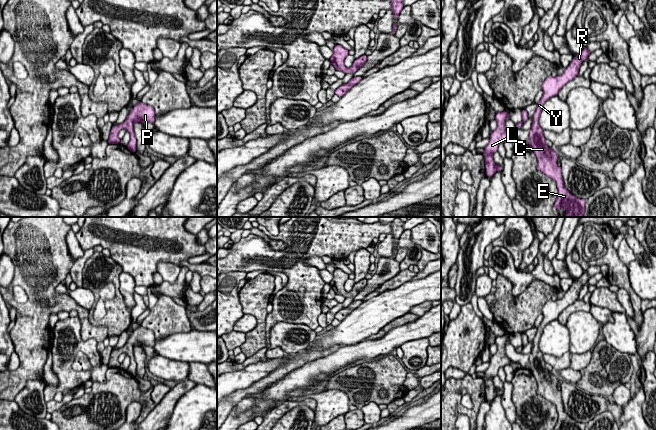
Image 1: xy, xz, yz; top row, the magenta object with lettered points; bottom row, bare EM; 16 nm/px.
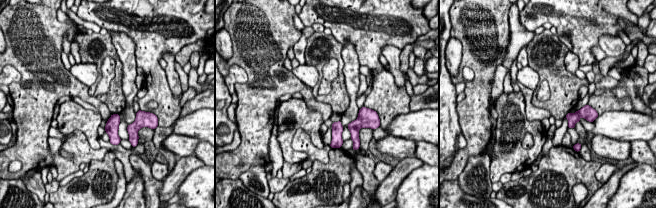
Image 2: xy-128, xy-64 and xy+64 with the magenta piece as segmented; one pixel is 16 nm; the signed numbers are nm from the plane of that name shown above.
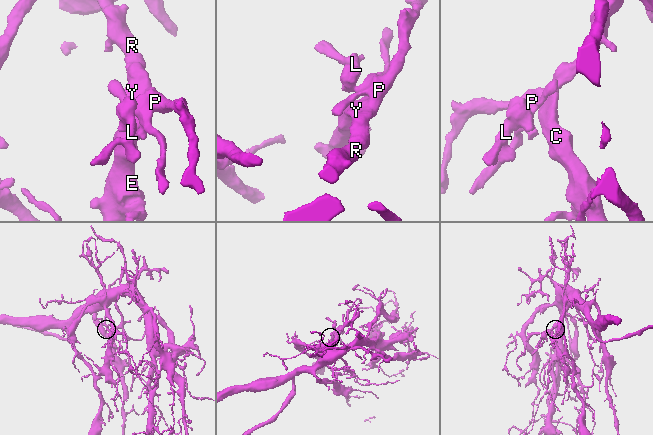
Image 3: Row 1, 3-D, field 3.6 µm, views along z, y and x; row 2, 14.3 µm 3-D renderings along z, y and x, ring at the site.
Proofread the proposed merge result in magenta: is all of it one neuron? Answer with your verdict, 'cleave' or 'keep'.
keep

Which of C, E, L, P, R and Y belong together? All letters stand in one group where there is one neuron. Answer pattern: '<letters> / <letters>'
C E L P R Y

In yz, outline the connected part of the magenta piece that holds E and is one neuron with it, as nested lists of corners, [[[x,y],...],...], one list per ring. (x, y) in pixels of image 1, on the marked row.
[[[584,47],[582,52],[573,57],[572,62],[565,68],[562,75],[557,75],[556,77],[549,76],[544,80],[542,84],[544,94],[537,103],[529,135],[529,146],[538,160],[537,170],[552,178],[558,188],[558,196],[553,209],[565,209],[565,217],[583,217],[586,200],[577,198],[565,188],[562,178],[562,169],[561,166],[557,164],[559,155],[546,145],[543,129],[540,127],[538,119],[544,103],[549,98],[557,95],[565,84],[574,80],[579,73],[581,63],[587,60],[589,54],[590,51],[587,47]]]

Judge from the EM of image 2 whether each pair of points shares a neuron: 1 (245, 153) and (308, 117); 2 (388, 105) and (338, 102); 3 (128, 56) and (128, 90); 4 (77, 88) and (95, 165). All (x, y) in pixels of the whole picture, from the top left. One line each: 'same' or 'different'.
1: different
2: different
3: same
4: different

